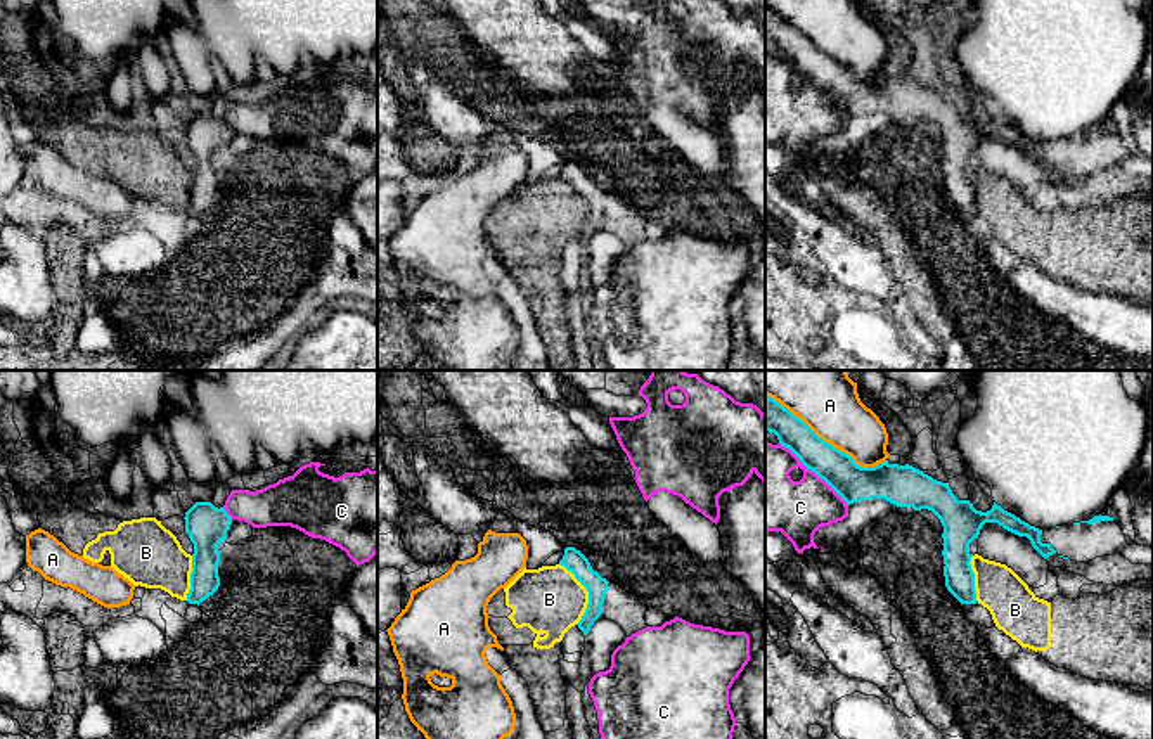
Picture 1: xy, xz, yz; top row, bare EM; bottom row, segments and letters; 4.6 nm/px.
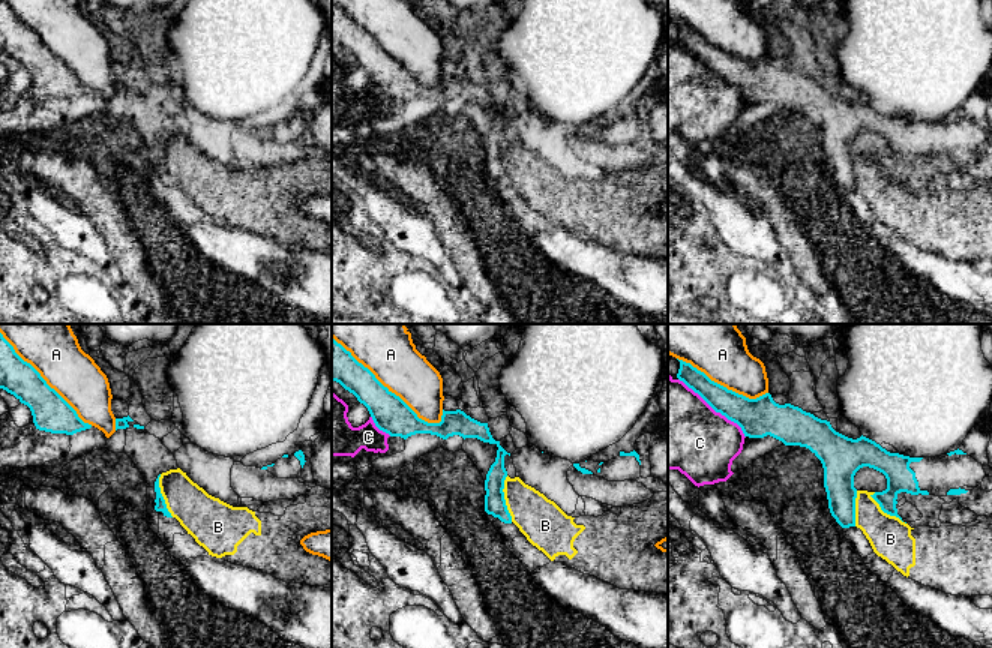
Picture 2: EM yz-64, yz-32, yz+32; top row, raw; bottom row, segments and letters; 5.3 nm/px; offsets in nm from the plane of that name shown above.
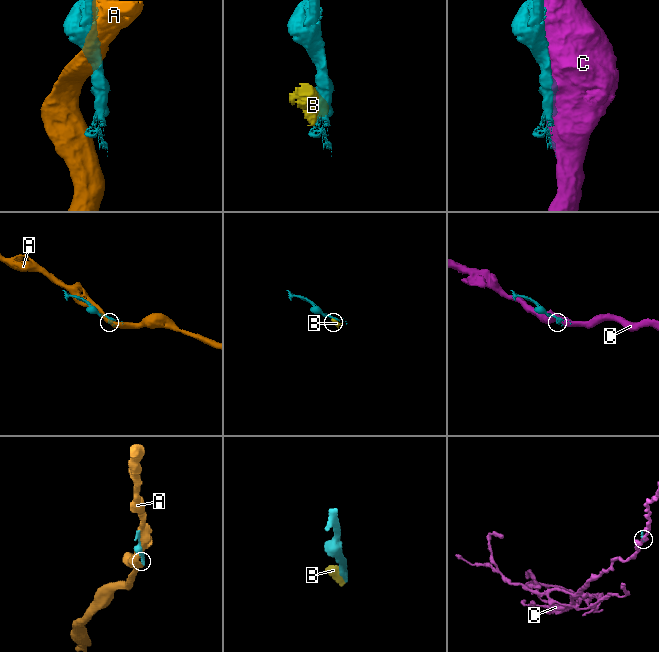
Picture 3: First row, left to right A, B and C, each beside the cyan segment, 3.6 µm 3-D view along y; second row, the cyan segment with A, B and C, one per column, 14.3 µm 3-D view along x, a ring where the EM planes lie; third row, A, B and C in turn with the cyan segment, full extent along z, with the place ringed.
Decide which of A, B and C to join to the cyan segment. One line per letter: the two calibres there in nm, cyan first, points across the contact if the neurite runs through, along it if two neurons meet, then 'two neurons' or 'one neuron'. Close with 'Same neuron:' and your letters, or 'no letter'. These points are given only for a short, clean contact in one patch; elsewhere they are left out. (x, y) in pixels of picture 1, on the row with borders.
A: 170/320 nm | two neurons
B: 100/300 nm | two neurons
C: 170/280 nm | two neurons
Same neuron: no letter

